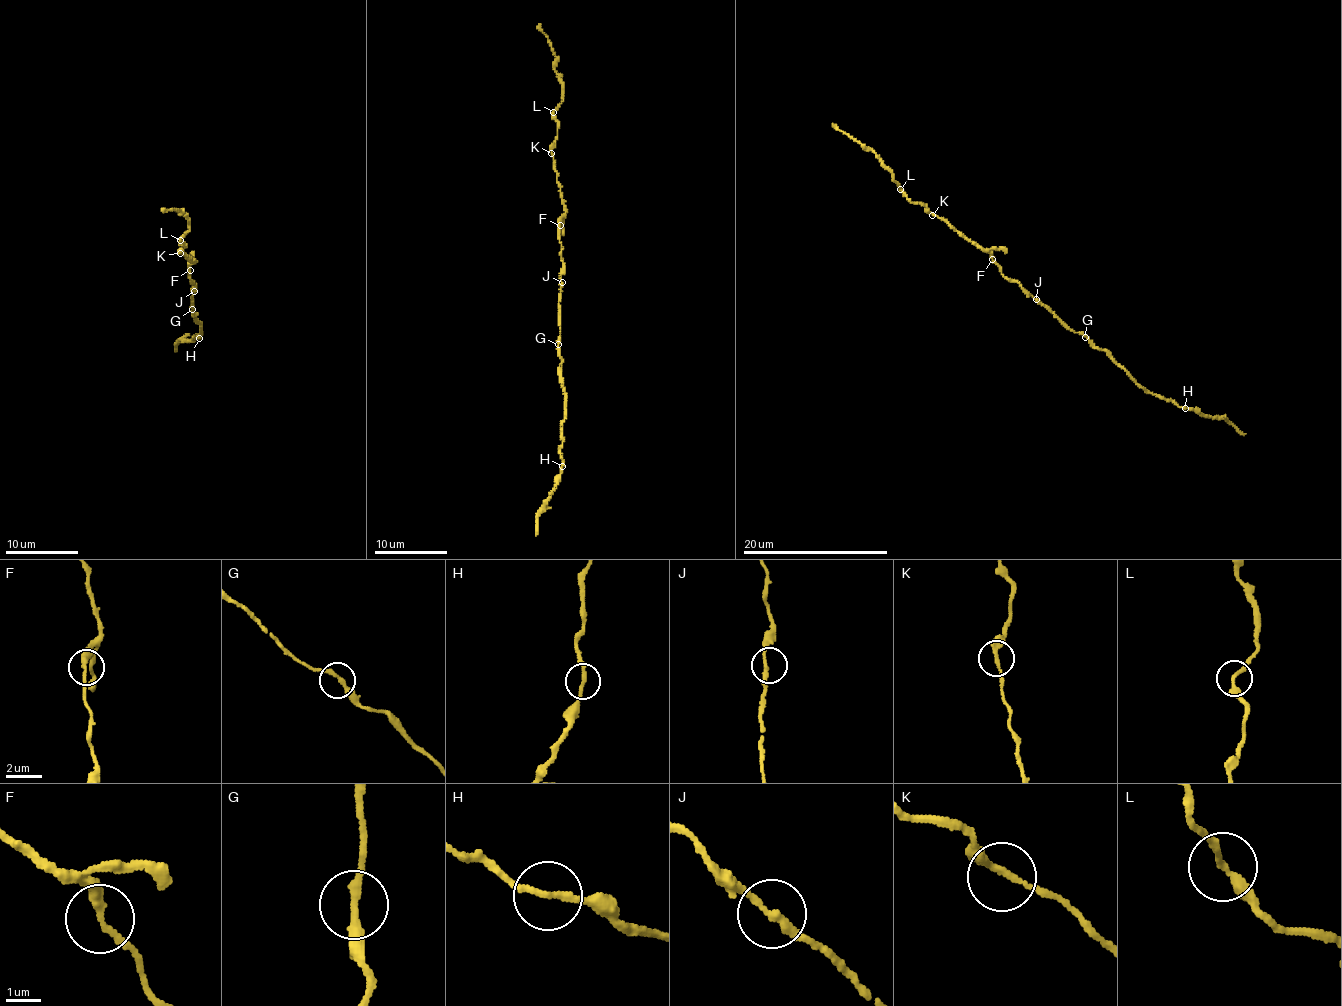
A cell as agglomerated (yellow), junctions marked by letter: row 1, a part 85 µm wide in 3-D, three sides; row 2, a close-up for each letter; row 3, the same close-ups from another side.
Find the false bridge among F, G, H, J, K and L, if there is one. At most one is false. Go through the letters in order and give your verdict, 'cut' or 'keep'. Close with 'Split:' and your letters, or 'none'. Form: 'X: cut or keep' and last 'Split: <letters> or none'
F: keep
G: keep
H: keep
J: keep
K: keep
L: keep
Split: none

